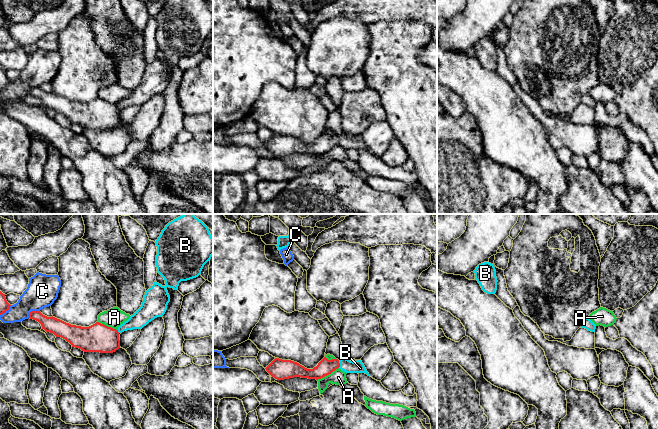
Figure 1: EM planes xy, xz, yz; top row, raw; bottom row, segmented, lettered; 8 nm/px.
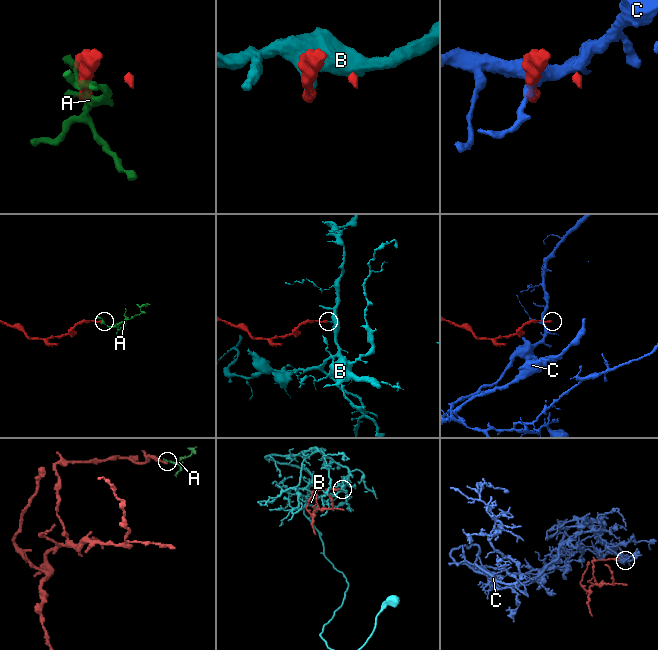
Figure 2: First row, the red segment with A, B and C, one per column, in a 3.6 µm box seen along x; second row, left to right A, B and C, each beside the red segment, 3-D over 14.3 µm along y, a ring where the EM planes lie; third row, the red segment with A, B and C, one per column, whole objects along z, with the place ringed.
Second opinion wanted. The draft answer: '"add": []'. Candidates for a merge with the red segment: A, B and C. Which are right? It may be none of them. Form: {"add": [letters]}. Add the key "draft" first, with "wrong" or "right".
{"draft": "right", "add": []}

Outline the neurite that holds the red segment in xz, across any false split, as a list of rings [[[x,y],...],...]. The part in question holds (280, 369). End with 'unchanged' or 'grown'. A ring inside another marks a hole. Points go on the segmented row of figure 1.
[[[324,357],[316,367],[307,369],[297,362],[275,358],[265,369],[277,380],[294,377],[321,379],[340,367],[338,359],[328,360]]] | unchanged

